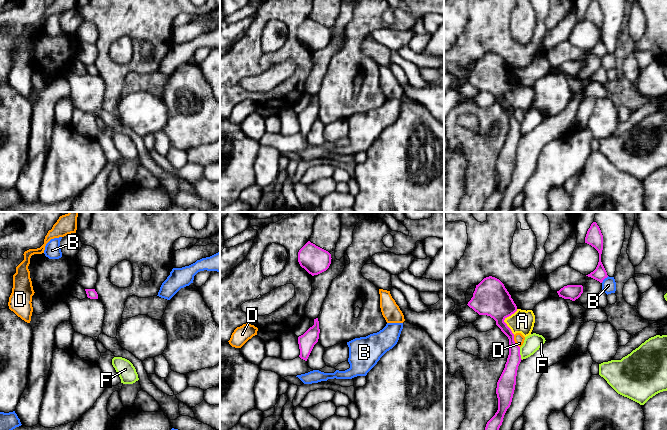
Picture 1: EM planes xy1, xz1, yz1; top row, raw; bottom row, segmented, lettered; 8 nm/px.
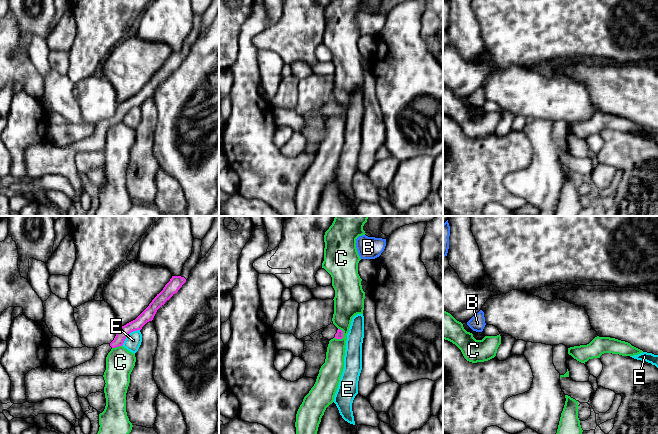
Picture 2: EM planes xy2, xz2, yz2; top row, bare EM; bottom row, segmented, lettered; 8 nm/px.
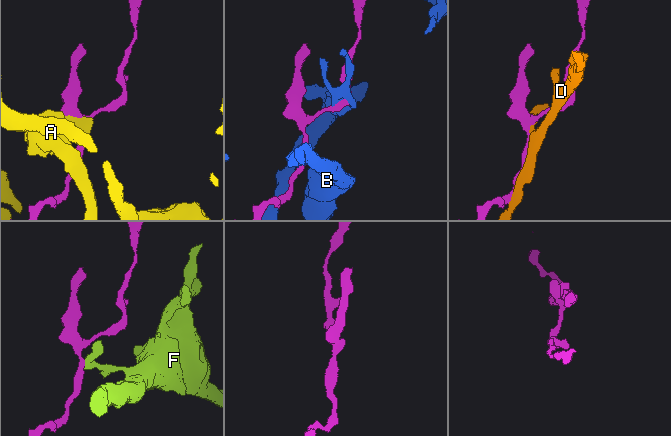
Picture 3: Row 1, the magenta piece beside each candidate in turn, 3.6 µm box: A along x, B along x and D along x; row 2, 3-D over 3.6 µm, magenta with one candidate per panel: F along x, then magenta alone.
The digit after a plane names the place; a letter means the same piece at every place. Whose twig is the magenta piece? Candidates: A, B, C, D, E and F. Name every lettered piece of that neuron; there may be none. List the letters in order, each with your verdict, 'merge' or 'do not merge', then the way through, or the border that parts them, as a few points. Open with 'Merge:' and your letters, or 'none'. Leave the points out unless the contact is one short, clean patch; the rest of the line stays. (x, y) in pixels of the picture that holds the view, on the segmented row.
Merge: none
A: do not merge
B: do not merge | along yz1 (608, 276), (601, 282)
C: do not merge | along xz2 (338, 328), (342, 331), (341, 339)
D: do not merge
E: do not merge | along xy2 (139, 329), (133, 330), (121, 345)
F: do not merge | along yz1 (519, 347), (522, 359)

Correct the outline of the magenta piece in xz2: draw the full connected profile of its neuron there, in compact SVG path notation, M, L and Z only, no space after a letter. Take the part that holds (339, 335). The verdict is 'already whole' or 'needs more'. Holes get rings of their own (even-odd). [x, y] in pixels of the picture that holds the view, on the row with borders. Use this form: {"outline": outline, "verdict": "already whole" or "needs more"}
{"outline": "M334 324L328 325L322 332L324 338L331 340L333 338L342 339L343 331L338 329Z", "verdict": "needs more"}

